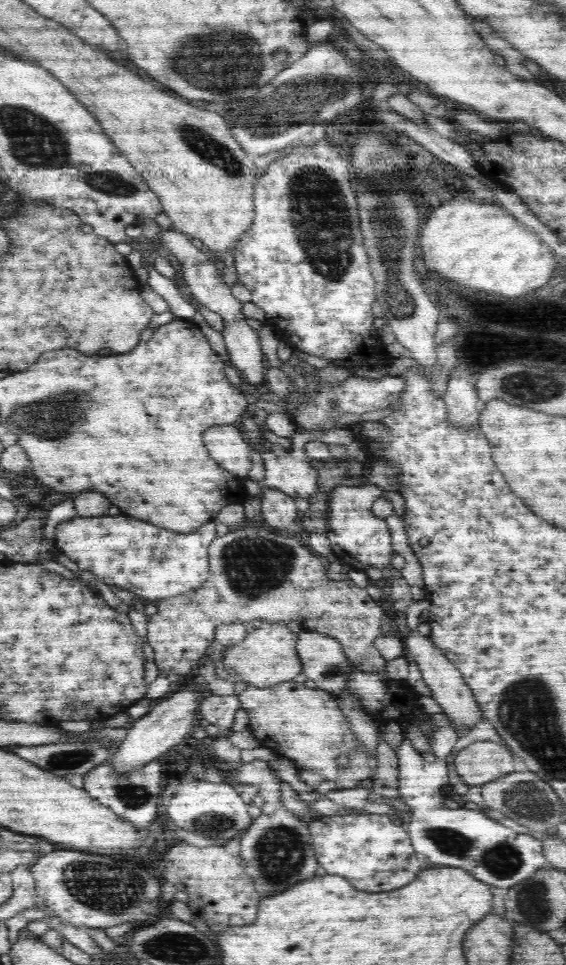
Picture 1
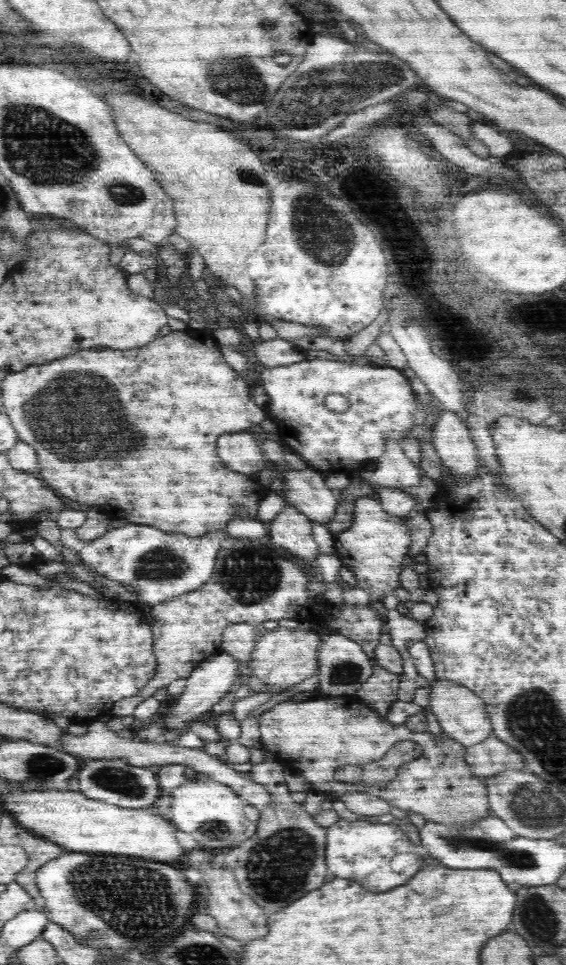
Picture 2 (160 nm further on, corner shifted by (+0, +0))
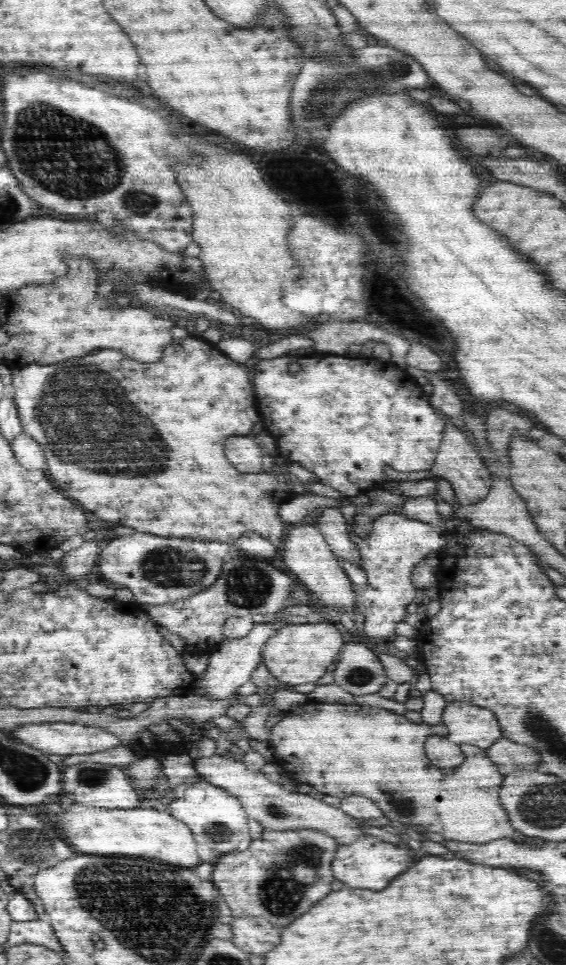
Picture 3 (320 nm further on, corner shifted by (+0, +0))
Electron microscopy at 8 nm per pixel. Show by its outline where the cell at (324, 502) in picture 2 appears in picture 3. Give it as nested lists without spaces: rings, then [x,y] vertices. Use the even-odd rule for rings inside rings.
[[[325,509],[319,518],[316,518],[315,526],[322,533],[330,550],[340,558],[359,566],[358,547],[350,540],[350,526],[345,522],[342,513],[336,509]]]

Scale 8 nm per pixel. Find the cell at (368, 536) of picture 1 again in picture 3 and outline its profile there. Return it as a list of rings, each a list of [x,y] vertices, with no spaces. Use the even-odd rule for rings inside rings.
[[[400,513],[380,514],[368,535],[349,533],[350,540],[358,547],[359,566],[368,578],[367,586],[359,591],[357,597],[357,604],[364,609],[364,635],[382,638],[386,642],[393,639],[396,624],[404,620],[408,604],[416,598],[417,588],[410,577],[412,568],[420,560],[425,560],[430,552],[438,553],[438,550],[446,548],[446,534],[448,529],[444,526],[431,526]]]

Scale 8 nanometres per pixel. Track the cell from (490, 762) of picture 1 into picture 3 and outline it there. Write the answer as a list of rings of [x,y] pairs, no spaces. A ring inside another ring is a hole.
[[[506,738],[498,740],[484,753],[503,775],[516,770],[536,771],[540,763],[539,755],[530,746],[517,744]]]

